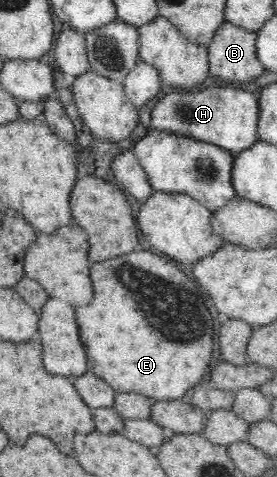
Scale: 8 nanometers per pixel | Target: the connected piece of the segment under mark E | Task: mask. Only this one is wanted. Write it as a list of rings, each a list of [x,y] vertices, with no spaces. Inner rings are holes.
[[[149,251],[128,253],[91,267],[95,299],[85,309],[83,305],[76,307],[76,325],[87,367],[116,392],[140,393],[150,399],[184,399],[209,369],[213,351],[211,313],[201,299],[199,285],[173,263]],[[153,295],[159,301],[153,301]],[[159,331],[189,337],[165,337],[169,339],[165,341]]]

